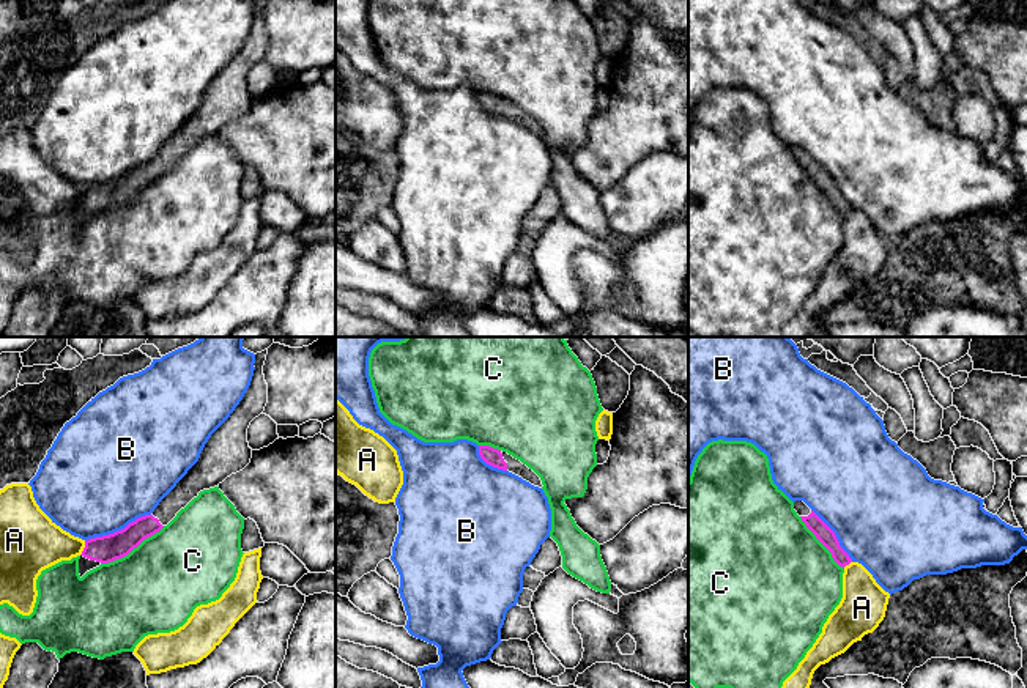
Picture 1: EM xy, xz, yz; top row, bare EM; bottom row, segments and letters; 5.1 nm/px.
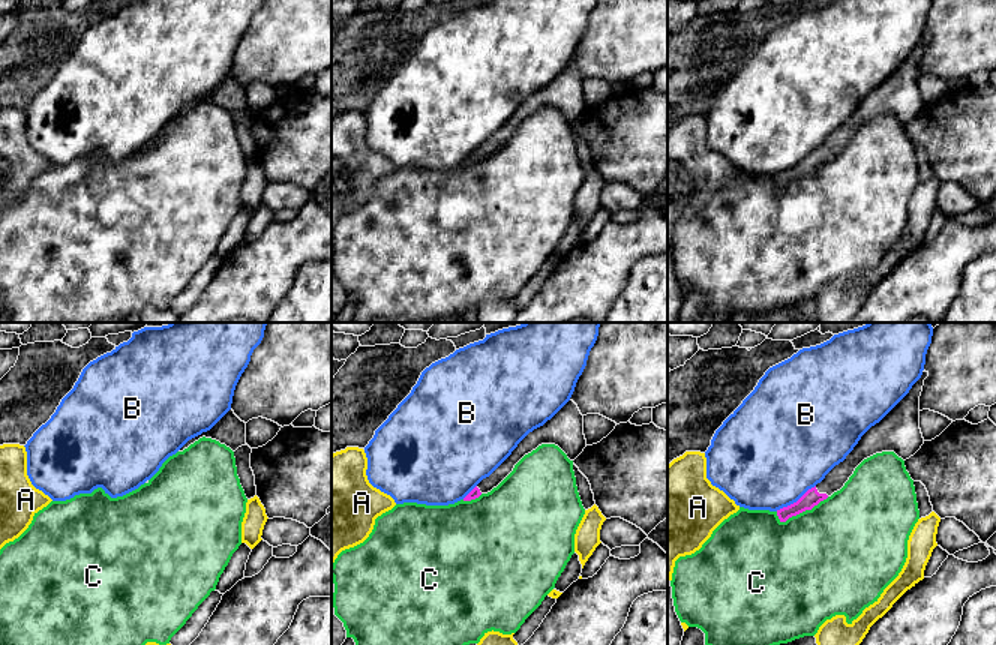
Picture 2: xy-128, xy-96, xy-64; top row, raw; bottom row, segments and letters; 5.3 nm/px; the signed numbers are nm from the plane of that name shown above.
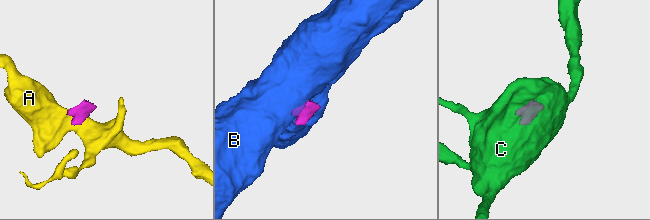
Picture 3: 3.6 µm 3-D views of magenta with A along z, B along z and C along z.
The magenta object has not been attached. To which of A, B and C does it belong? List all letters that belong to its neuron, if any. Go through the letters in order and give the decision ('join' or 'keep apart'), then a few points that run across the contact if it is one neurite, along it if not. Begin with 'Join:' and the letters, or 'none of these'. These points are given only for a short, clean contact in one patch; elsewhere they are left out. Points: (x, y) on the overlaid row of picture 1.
Join: none of these
A: keep apart; line xy (85, 542), (79, 554)
B: keep apart
C: keep apart

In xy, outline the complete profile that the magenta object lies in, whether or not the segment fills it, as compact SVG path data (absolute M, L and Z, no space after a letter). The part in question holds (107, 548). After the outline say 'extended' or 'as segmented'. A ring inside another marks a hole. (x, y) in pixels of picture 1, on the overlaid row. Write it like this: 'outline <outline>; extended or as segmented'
outline M268 350L255 354L255 370L247 392L230 417L211 435L198 461L159 502L151 515L129 523L124 529L85 542L79 559L80 578L99 567L128 556L145 538L167 526L200 491L219 486L227 477L243 471L252 458L247 442L250 422L263 414L268 403L268 384L263 365Z; extended

